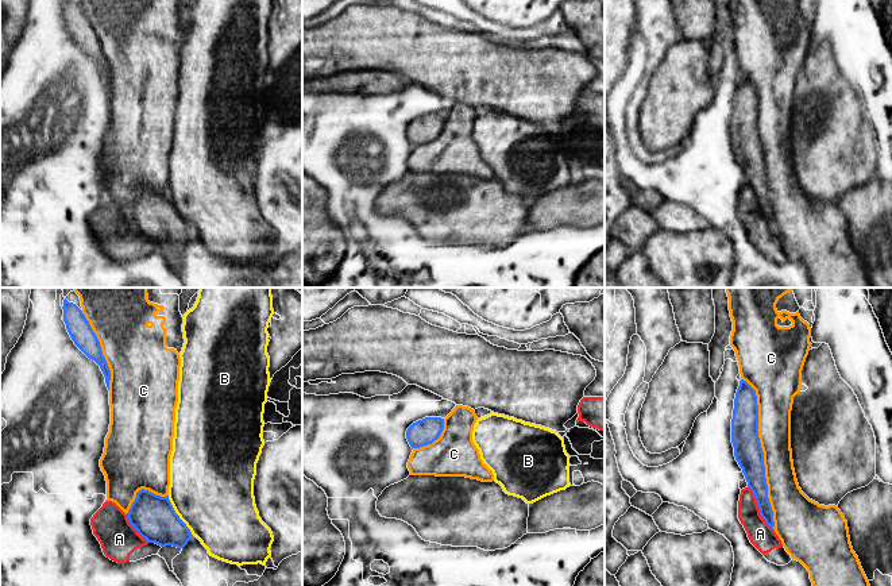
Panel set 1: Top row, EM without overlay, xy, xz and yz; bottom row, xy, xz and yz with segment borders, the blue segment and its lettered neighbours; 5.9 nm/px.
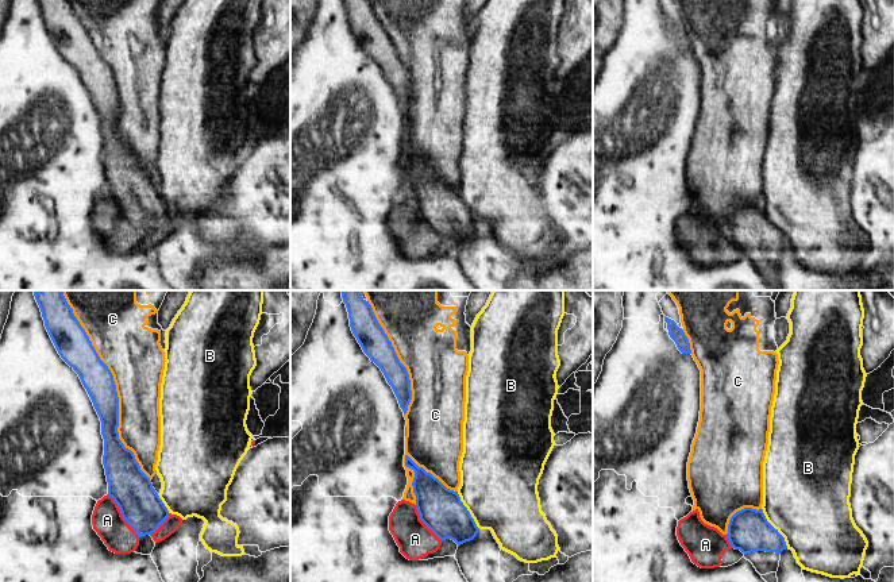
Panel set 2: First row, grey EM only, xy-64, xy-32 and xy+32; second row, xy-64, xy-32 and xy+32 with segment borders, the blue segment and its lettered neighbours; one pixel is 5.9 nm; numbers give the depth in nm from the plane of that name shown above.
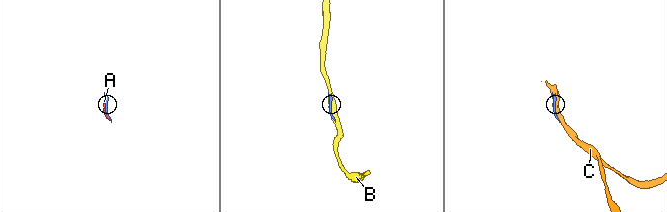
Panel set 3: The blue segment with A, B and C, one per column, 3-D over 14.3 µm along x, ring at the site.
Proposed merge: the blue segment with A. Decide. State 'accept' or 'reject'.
reject

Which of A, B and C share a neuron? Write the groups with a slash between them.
A / B / C

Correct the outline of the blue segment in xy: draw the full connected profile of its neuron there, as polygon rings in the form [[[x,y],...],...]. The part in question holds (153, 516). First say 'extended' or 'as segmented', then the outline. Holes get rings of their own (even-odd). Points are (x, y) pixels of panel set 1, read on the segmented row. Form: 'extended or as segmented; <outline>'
extended; [[[144,489],[139,490],[127,518],[143,539],[162,547],[157,555],[163,558],[174,572],[173,559],[193,535],[175,513],[169,496],[161,497]]]

